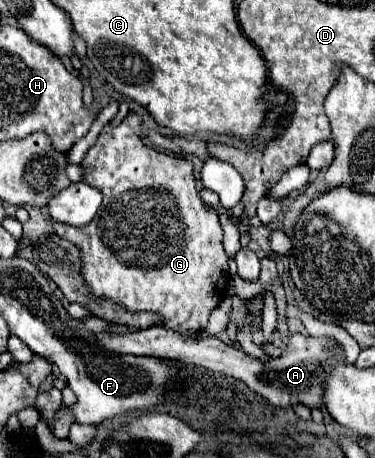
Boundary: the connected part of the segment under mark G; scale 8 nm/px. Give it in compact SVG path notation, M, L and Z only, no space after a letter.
M130 112L118 126L110 126L106 124L96 140L96 144L88 150L84 162L82 162L82 168L84 168L84 182L98 188L102 194L104 194L104 202L96 214L96 218L82 226L82 228L76 228L76 226L70 226L70 224L58 224L54 222L54 230L60 238L64 240L70 240L72 244L78 246L80 250L80 256L82 256L82 276L84 276L84 282L86 286L90 288L90 292L96 296L96 298L106 298L106 300L112 300L116 302L118 306L126 308L128 312L154 312L160 316L160 326L164 328L170 328L170 330L176 330L184 336L190 336L190 334L196 334L196 332L202 332L208 324L208 316L210 312L228 296L228 282L230 282L230 272L228 272L228 254L224 252L224 246L222 246L222 228L220 228L220 222L218 222L218 214L214 208L206 206L198 192L196 192L196 178L194 178L194 164L184 158L184 156L172 156L172 154L166 154L166 152L160 152L148 144L144 144L144 130L142 130L142 118L136 114L136 112Z

